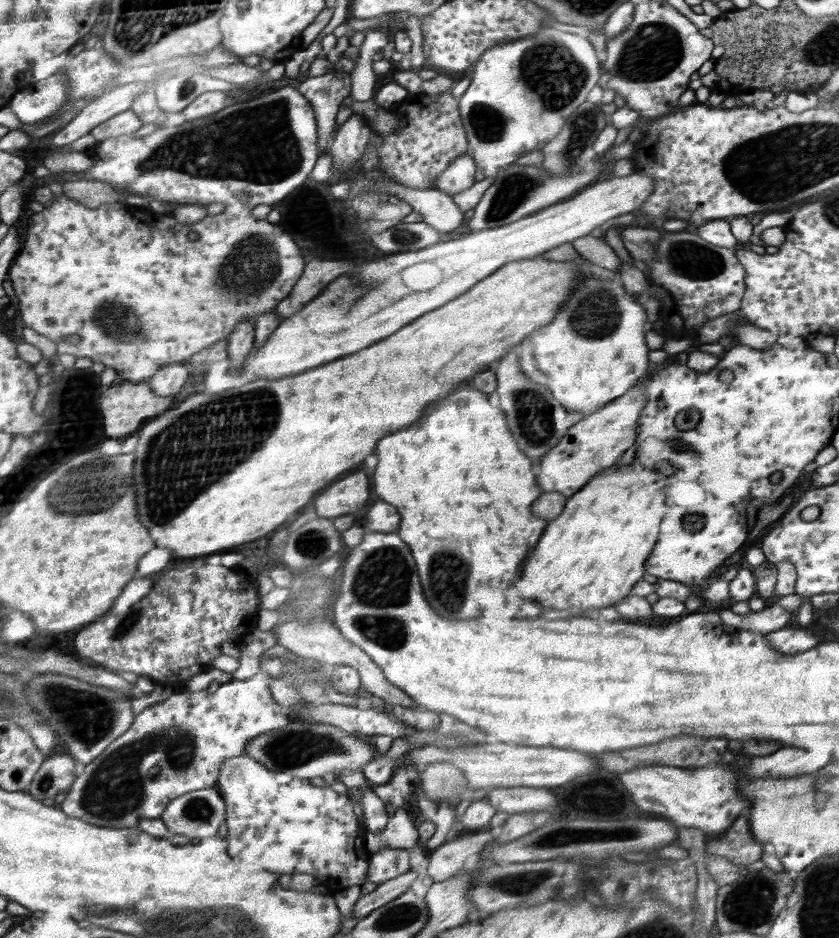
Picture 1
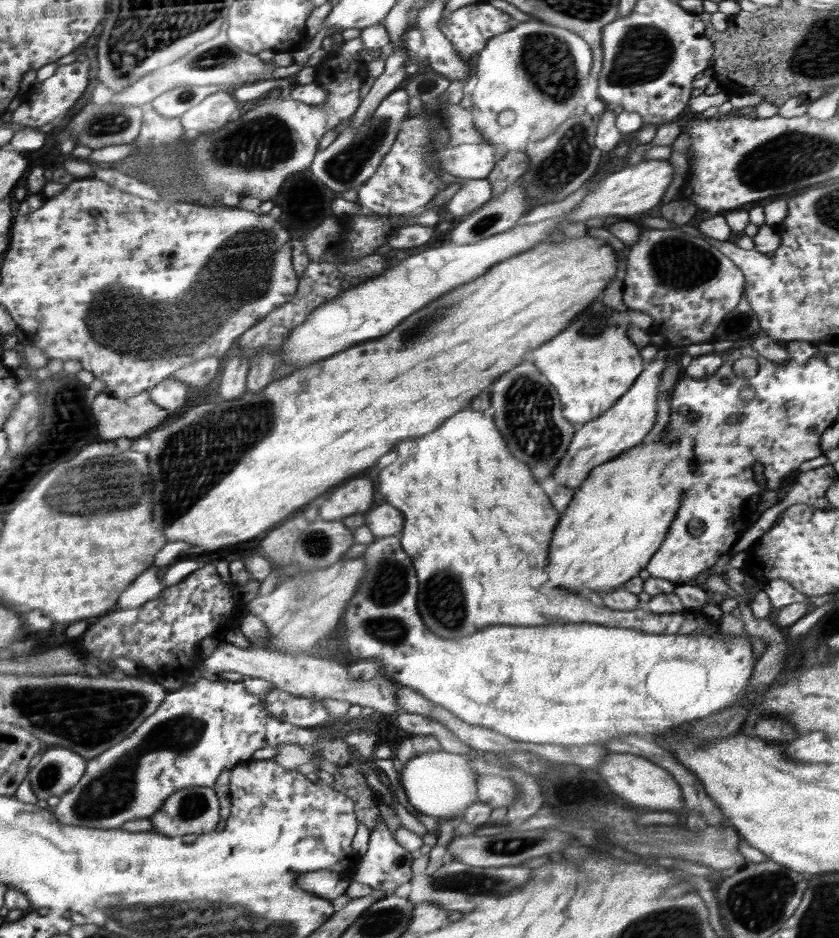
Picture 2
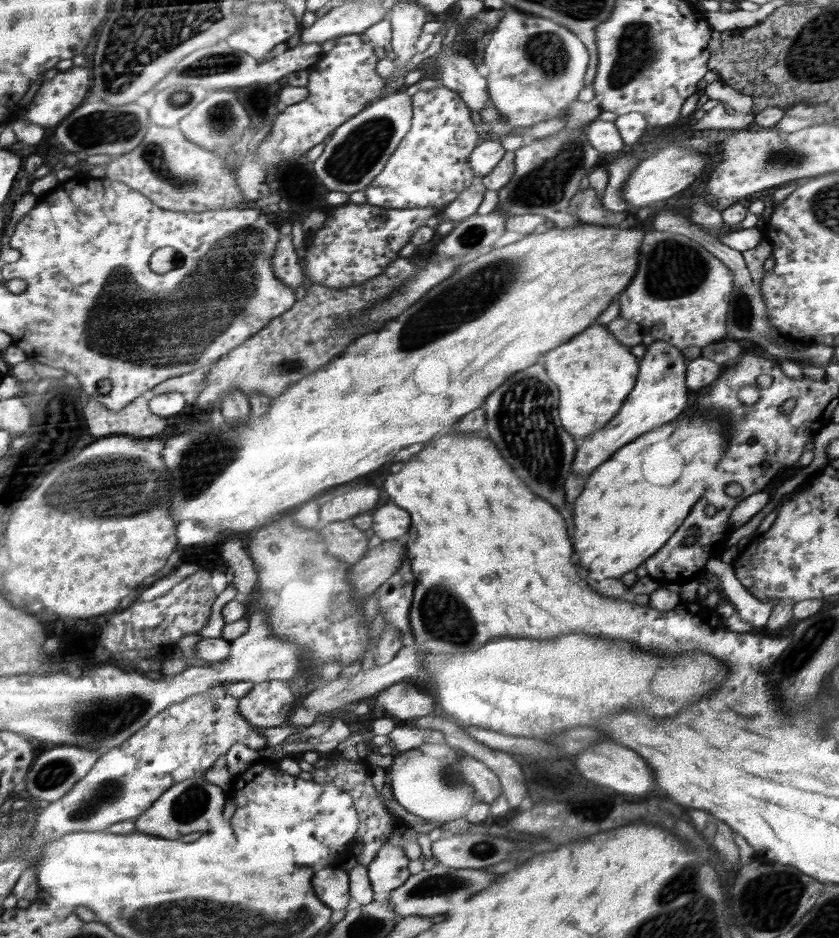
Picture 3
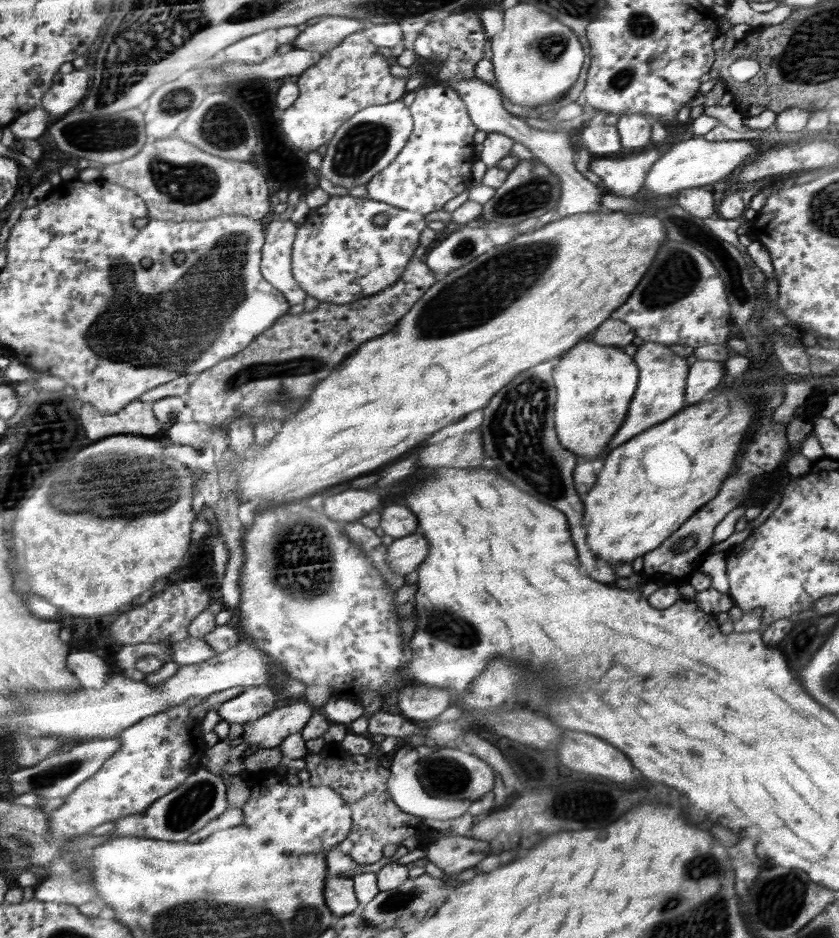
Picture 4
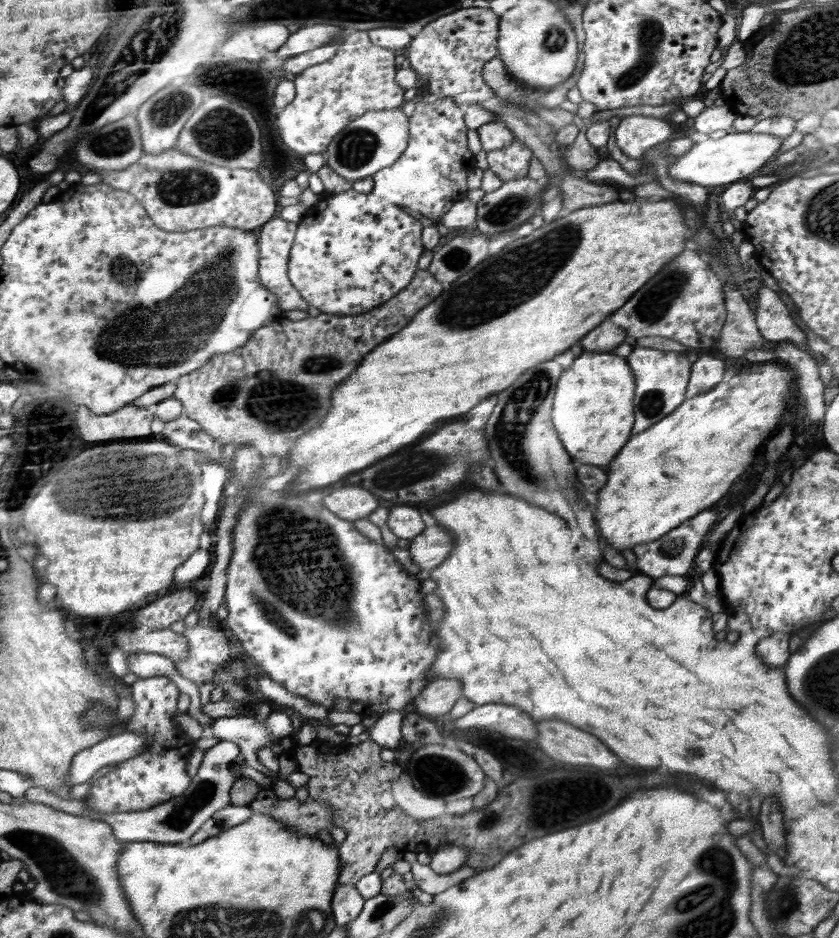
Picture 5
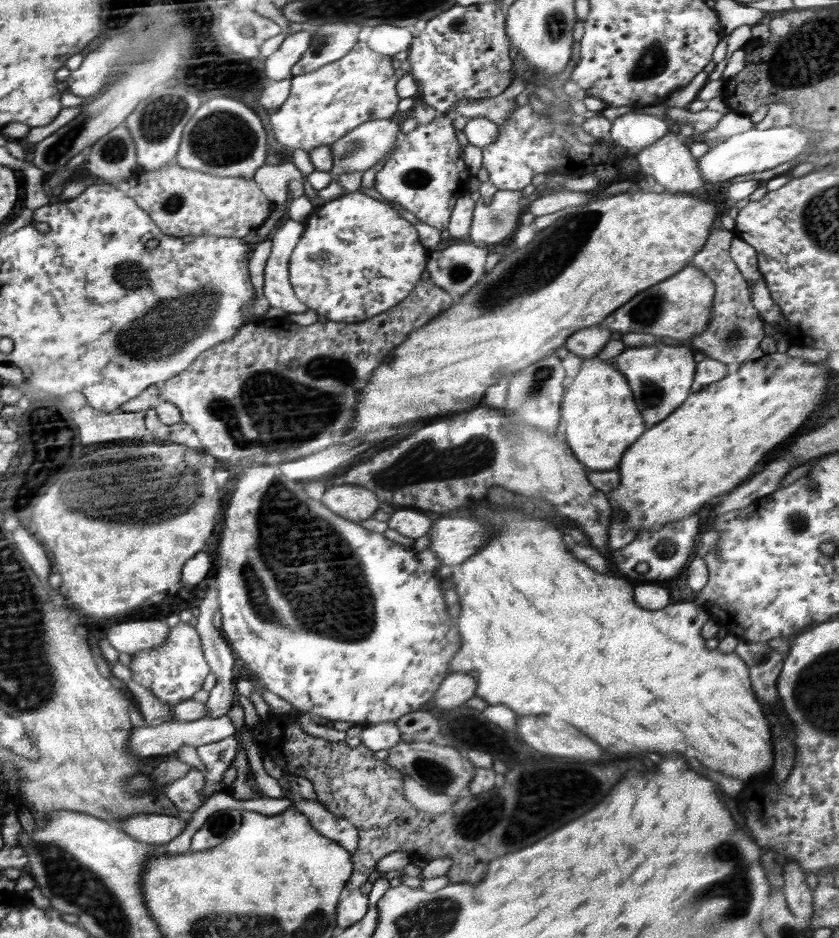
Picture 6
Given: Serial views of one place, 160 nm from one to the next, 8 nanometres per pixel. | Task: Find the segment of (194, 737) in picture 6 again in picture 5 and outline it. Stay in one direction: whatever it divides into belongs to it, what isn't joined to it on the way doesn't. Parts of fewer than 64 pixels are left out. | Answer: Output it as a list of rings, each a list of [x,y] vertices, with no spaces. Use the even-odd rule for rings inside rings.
[[[288,711],[268,712],[266,720],[259,722],[252,714],[243,717],[218,718],[210,724],[210,734],[222,741],[235,742],[240,746],[244,764],[264,772],[266,768],[258,762],[258,750],[272,746],[293,734],[292,720]],[[122,732],[76,754],[68,771],[67,786],[82,784],[92,778],[101,768],[120,764],[142,754],[148,741],[138,732]]]

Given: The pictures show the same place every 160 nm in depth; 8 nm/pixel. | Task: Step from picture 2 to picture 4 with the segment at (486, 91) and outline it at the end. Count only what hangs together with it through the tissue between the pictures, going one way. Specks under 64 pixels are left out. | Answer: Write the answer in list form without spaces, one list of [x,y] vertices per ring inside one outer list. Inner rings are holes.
[[[507,4],[503,26],[491,35],[493,74],[502,98],[534,108],[557,101],[576,82],[584,62],[584,50],[574,31],[535,4]]]

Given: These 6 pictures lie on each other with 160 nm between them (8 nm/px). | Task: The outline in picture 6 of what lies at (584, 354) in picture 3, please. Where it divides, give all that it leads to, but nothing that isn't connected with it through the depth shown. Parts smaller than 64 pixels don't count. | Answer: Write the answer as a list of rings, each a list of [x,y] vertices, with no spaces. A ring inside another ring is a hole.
[[[584,360],[568,394],[564,394],[564,410],[560,410],[560,416],[566,420],[566,442],[572,446],[576,458],[592,470],[616,468],[626,448],[644,432],[642,415],[632,400],[627,377],[611,360]]]

